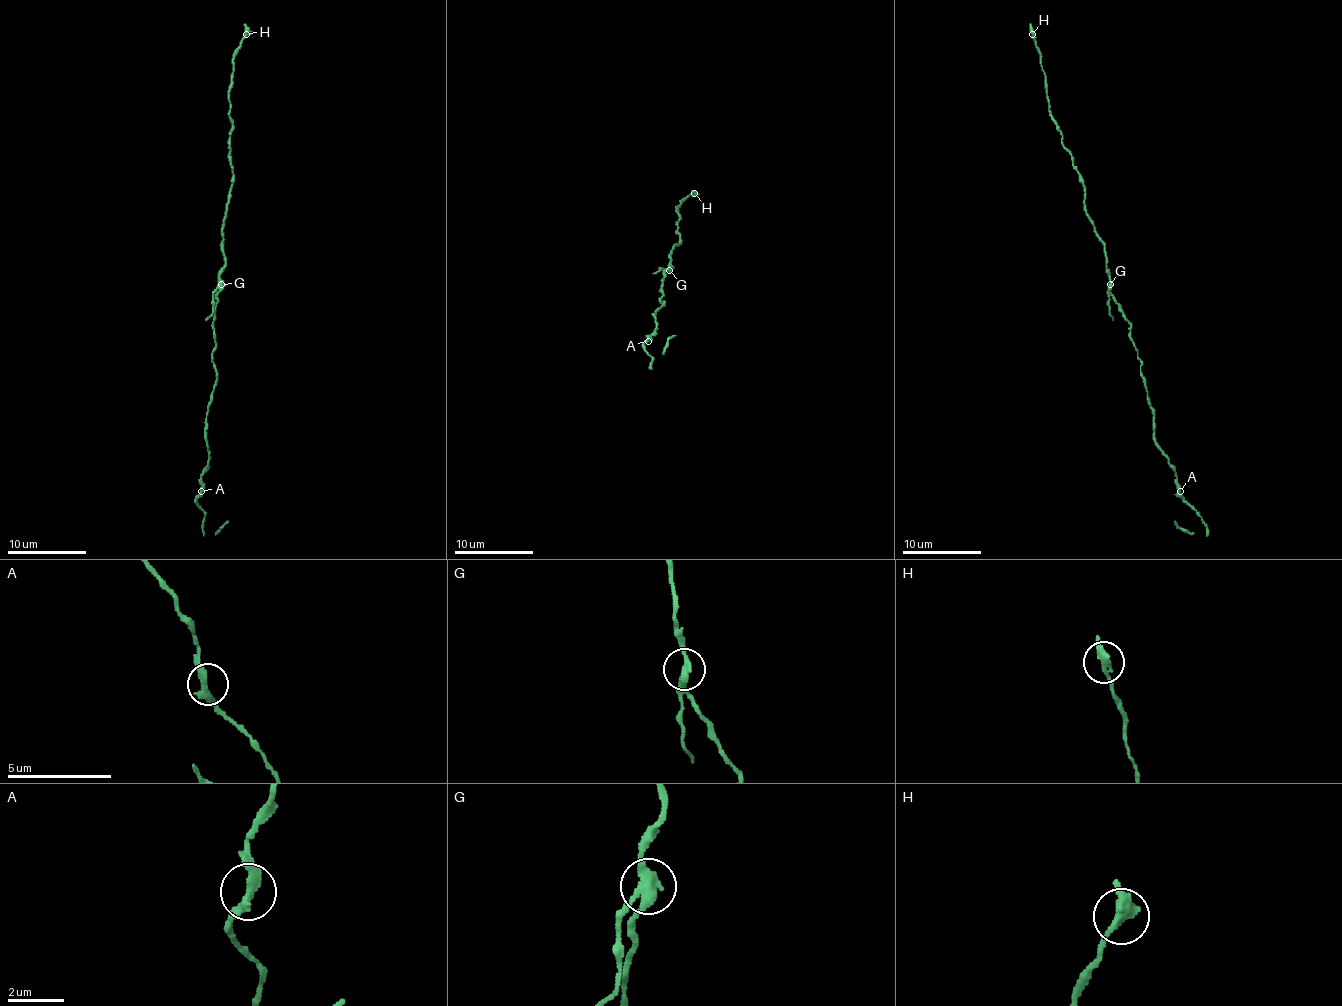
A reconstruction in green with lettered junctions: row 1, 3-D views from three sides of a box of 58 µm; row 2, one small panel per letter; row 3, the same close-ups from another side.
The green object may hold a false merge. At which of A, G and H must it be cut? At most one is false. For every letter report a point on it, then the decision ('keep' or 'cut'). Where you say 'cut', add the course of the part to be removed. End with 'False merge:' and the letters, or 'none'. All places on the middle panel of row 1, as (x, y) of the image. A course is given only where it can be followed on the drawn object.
A: at (648, 341); keep
G: at (669, 270); cut; foreign part runs (668, 270), (652, 274)
H: at (694, 193); keep
False merge: G

